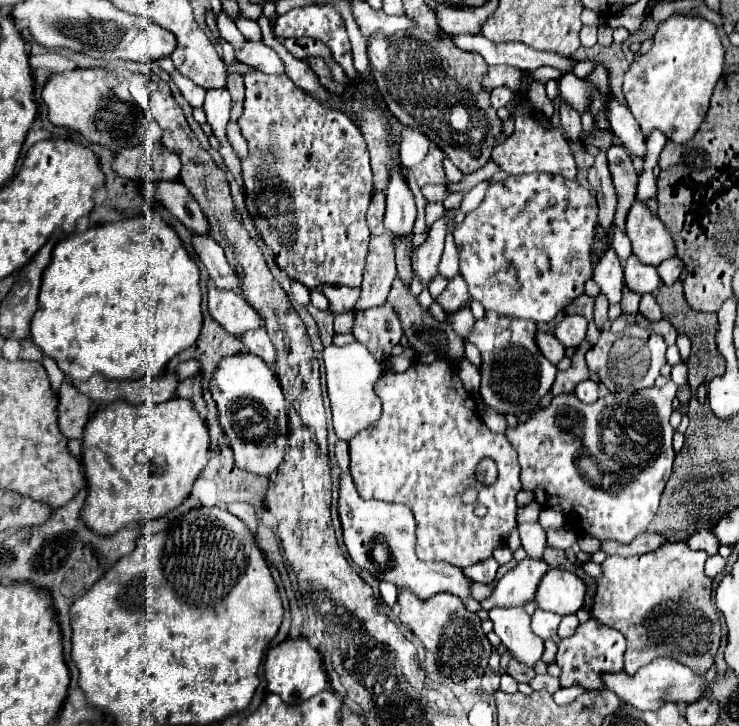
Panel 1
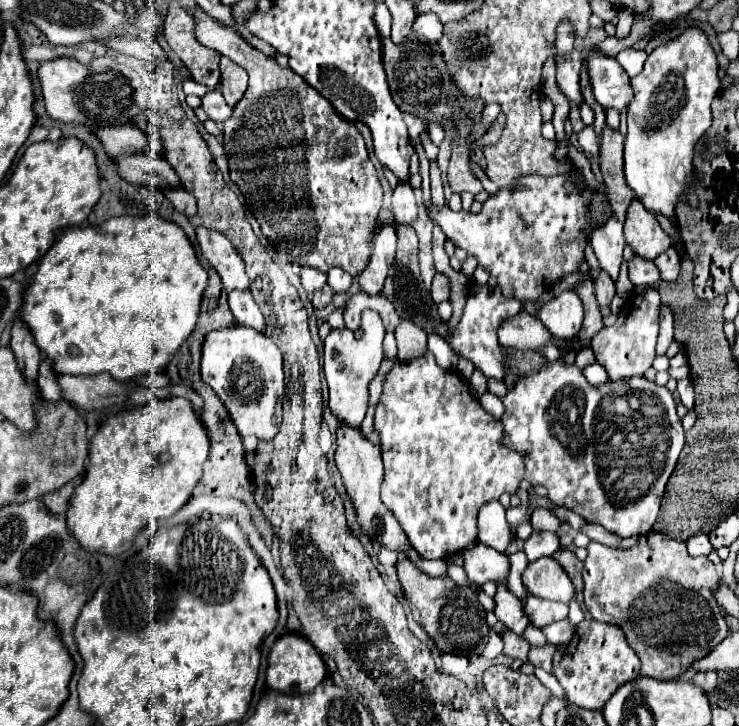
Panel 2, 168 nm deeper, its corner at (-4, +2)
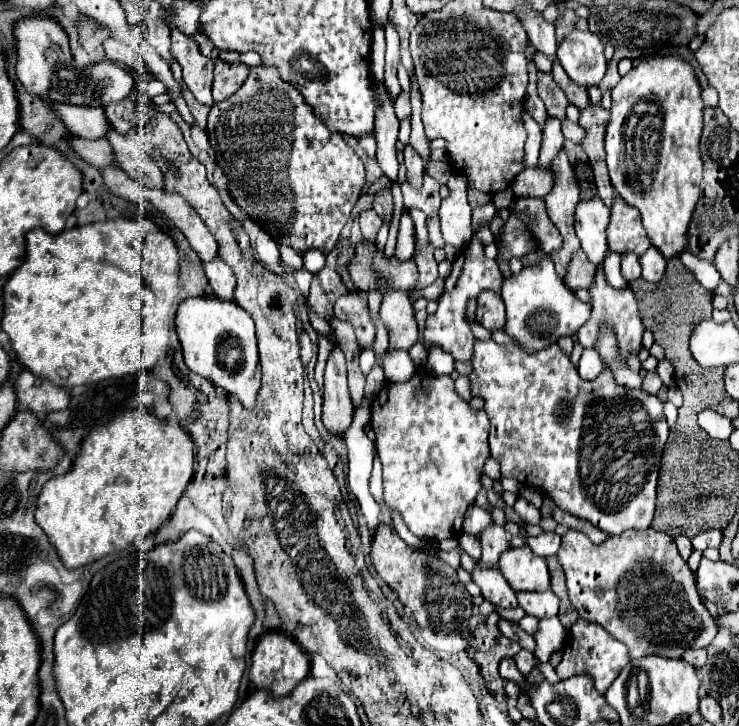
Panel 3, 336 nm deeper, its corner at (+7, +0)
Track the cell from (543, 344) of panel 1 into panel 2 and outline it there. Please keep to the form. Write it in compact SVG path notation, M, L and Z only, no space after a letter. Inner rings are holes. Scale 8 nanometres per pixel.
M522 312L520 316L502 324L498 336L504 346L518 350L540 350L542 346L552 344L552 334L548 328L528 312Z

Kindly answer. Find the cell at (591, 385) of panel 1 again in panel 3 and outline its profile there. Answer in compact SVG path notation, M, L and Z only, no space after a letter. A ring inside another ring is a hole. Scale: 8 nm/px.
M589 348L589 350L583 350L577 370L583 380L595 380L603 372L603 362L601 362L599 354Z

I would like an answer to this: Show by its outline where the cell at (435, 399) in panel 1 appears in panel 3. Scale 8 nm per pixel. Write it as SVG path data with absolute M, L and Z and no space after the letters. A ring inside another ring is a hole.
M419 370L413 380L395 384L389 382L377 396L371 408L371 426L377 438L377 452L383 464L385 504L401 512L407 528L417 538L441 542L443 538L459 536L463 516L469 504L475 502L481 490L481 472L489 456L489 418L483 410L473 410L455 392L451 376L429 376Z

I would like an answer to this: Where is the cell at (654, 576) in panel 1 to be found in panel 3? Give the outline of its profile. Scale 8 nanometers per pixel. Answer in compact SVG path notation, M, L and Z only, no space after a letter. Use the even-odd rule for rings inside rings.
M567 530L557 552L557 560L567 578L569 600L581 618L601 624L609 634L629 646L631 658L647 654L663 654L679 658L687 648L707 648L717 634L717 624L707 608L701 604L693 572L679 556L671 536L657 530L629 530L621 536L607 536L605 542L593 544L585 534Z

